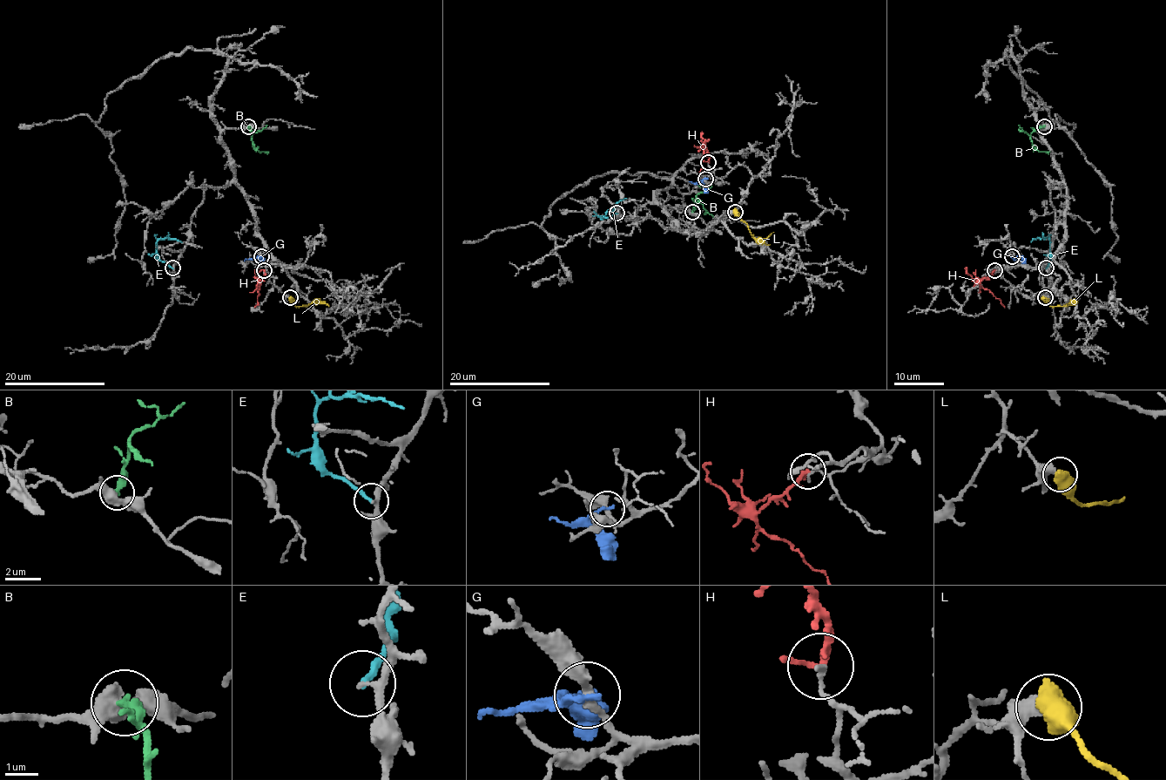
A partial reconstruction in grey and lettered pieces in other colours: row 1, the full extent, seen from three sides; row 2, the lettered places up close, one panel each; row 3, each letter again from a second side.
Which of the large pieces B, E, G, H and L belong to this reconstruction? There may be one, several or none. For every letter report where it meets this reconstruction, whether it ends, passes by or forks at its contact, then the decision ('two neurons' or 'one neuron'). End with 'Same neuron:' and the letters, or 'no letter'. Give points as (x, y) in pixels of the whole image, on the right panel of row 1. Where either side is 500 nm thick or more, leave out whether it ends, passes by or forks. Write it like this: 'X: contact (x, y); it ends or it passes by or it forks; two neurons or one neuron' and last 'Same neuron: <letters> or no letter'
B: contact (1044, 126); two neurons
E: contact (1046, 267); it ends; two neurons
G: contact (1012, 256); it ends; two neurons
H: contact (994, 270); it passes by; two neurons
L: contact (1045, 297); two neurons
Same neuron: no letter

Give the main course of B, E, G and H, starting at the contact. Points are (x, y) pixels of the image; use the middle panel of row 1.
B: (693, 212), (697, 198), (713, 217)
E: (616, 213), (601, 217), (626, 198)
G: (705, 179), (695, 183), (689, 181)
H: (708, 161), (709, 152), (704, 147), (699, 172)

